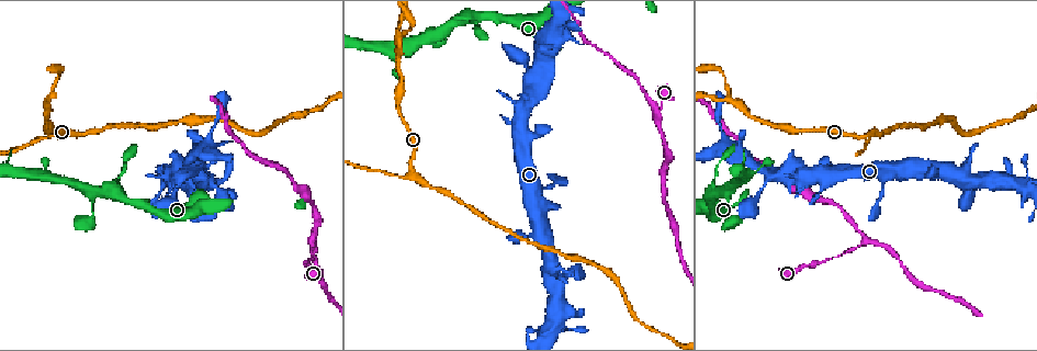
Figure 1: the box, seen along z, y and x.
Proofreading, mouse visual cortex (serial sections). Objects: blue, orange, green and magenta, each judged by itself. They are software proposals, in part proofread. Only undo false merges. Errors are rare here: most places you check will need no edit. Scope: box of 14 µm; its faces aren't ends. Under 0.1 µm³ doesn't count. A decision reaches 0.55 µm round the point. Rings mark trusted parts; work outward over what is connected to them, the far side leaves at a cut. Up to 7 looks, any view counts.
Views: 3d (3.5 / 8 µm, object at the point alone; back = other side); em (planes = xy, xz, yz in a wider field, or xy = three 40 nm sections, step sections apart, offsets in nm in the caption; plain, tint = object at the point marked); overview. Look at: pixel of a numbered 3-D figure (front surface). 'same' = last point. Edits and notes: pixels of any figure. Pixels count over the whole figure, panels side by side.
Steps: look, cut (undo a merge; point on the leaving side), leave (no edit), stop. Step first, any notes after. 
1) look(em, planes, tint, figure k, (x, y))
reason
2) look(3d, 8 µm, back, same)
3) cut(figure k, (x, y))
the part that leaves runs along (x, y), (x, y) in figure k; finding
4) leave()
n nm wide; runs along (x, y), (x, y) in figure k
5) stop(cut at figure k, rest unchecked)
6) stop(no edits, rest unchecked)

look(3d, 3.5 µm, figure 1, (93, 216))

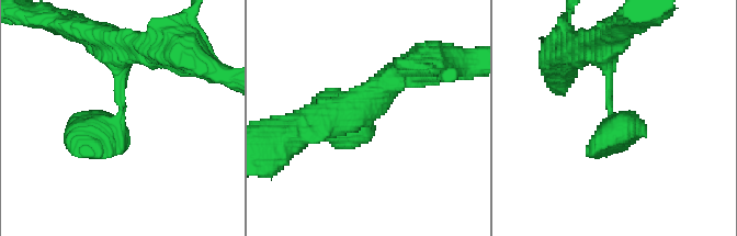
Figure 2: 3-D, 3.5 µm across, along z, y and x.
look(em, xy, step 5, tint, figure 2, (118, 110))
need the tissue

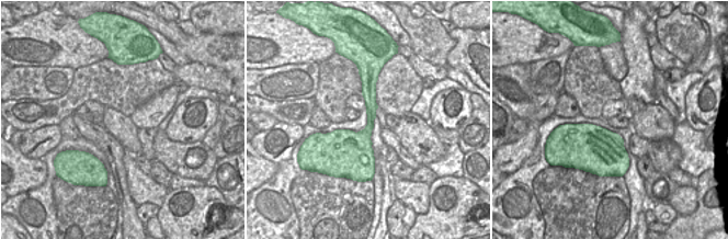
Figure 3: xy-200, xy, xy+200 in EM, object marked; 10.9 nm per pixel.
leave()
260 nm wide; runs along (375, 76), (362, 170) in figure 3; all the same cell

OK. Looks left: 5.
look(3d, 8 µm, figure 1, (734, 101))
arms part here

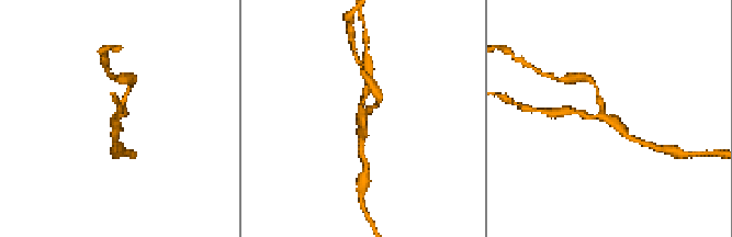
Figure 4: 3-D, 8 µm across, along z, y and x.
look(3d, 3.5 µm, back, figure 4, (363, 117))

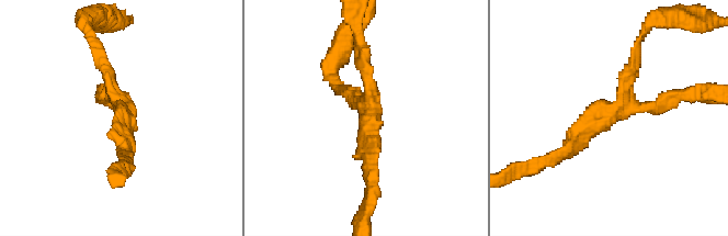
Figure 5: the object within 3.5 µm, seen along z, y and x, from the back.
look(em, xy, step 2, tint, figure 5, (124, 107))
3 arms; arms of 200, 200, 200 nm

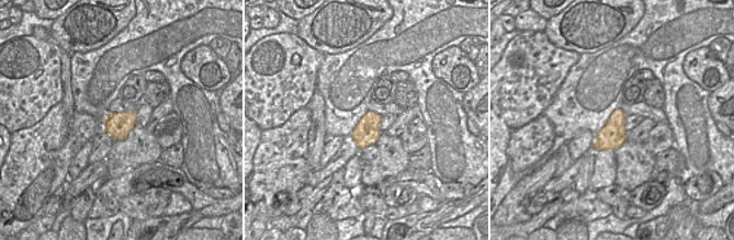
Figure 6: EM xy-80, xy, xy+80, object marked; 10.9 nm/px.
leave()
280 nm wide; runs along (564, 155), (623, 100), (636, 46) in figure 5; continuous, no second cell

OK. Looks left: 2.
look(3d, 3.5 µm, figure 1, (55, 133))
three arms meet

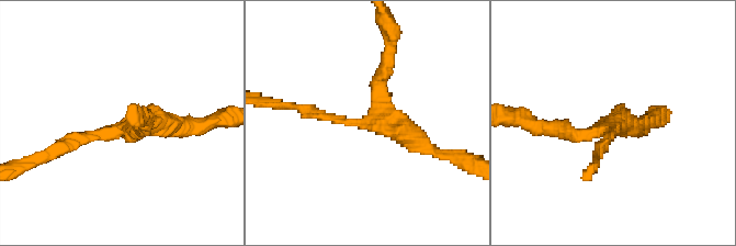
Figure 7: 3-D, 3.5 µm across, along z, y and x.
look(em, xy, step 5, tint, figure 7, (380, 113))

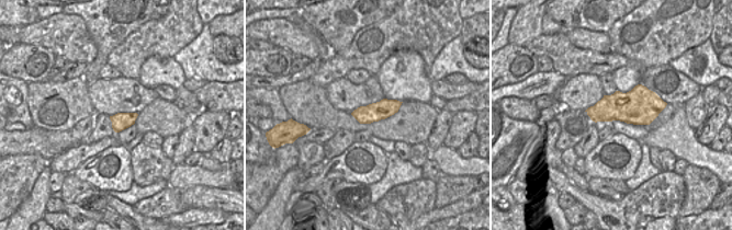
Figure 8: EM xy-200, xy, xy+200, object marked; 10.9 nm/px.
leave()
3 arms; runs along (391, 44), (381, 114), (441, 154) in figure 7; continuous, no second cell

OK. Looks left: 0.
stop(no edits, rest unchecked)

